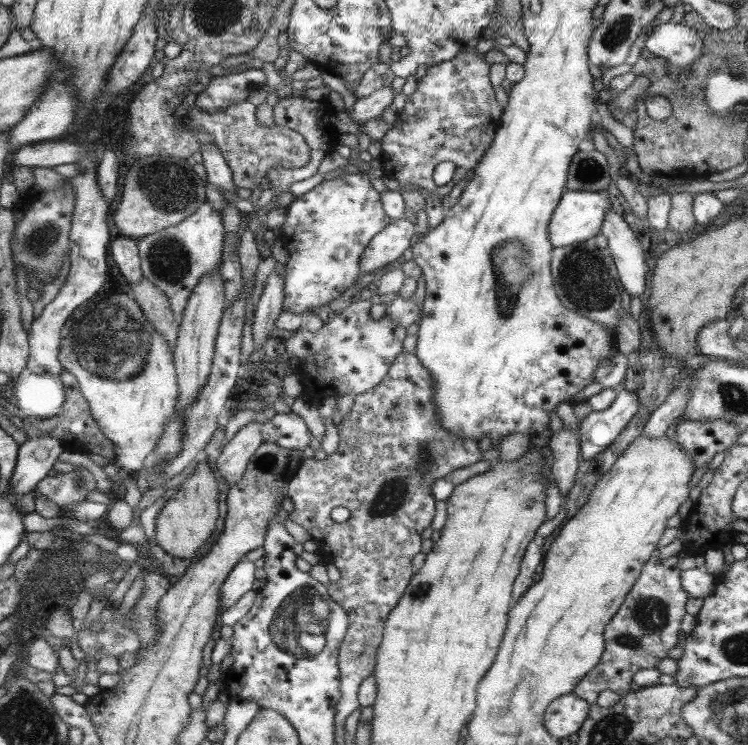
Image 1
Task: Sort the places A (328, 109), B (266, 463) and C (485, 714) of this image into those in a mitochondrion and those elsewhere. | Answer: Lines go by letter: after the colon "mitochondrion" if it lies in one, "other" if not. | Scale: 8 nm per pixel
A: other
B: mitochondrion
C: other

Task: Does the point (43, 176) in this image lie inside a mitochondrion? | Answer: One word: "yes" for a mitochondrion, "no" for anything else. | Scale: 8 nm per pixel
no

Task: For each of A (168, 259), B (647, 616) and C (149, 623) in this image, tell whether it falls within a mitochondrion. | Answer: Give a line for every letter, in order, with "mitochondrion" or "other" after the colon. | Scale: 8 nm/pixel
A: mitochondrion
B: mitochondrion
C: mitochondrion

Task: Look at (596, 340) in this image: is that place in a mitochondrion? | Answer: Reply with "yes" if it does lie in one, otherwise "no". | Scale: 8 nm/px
no

